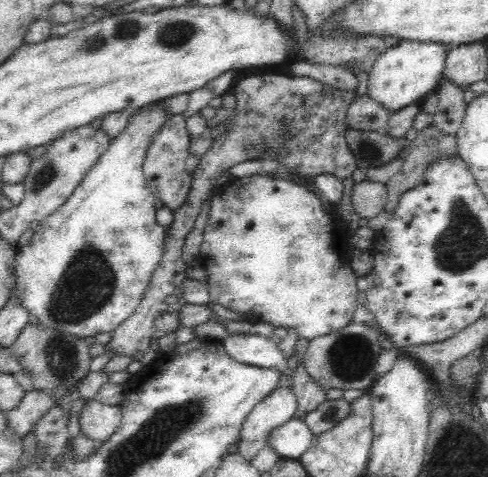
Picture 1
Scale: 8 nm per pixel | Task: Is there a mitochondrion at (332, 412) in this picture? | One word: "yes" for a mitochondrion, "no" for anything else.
yes

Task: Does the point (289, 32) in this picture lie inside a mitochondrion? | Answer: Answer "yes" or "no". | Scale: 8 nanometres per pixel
no

